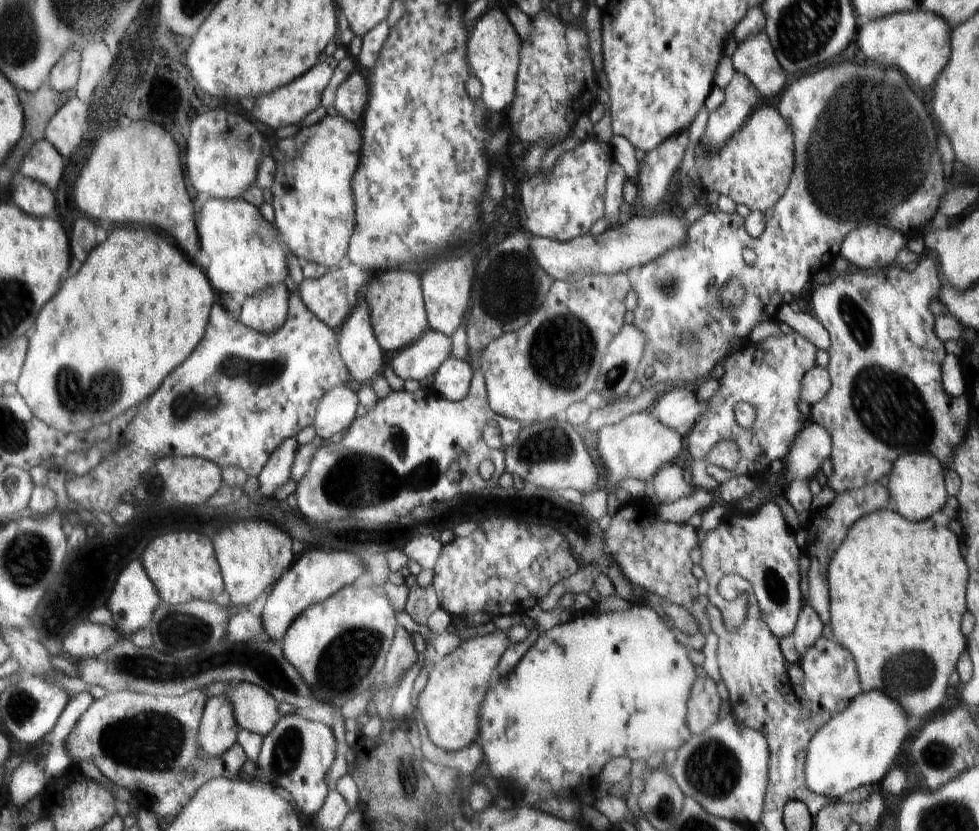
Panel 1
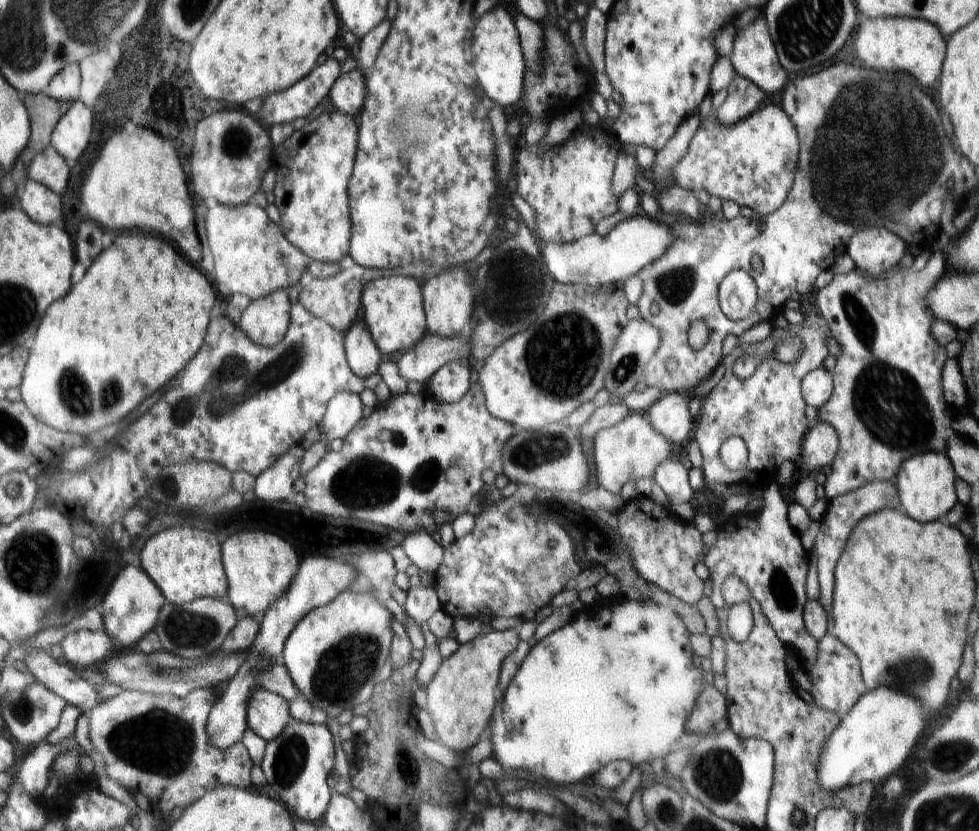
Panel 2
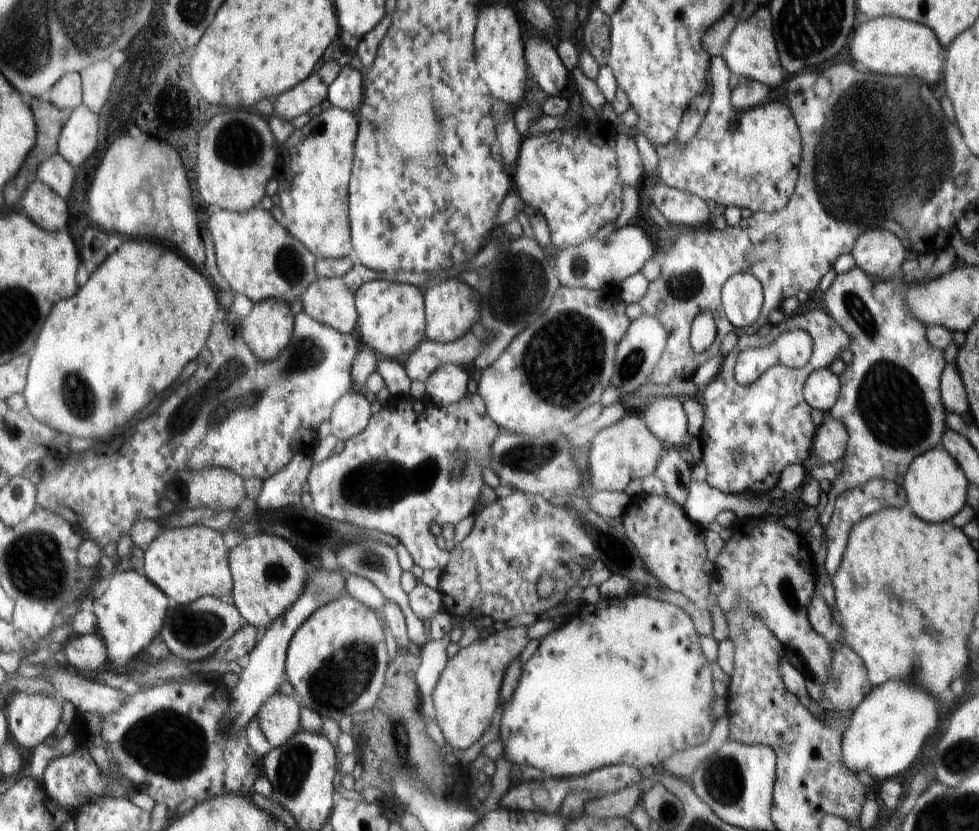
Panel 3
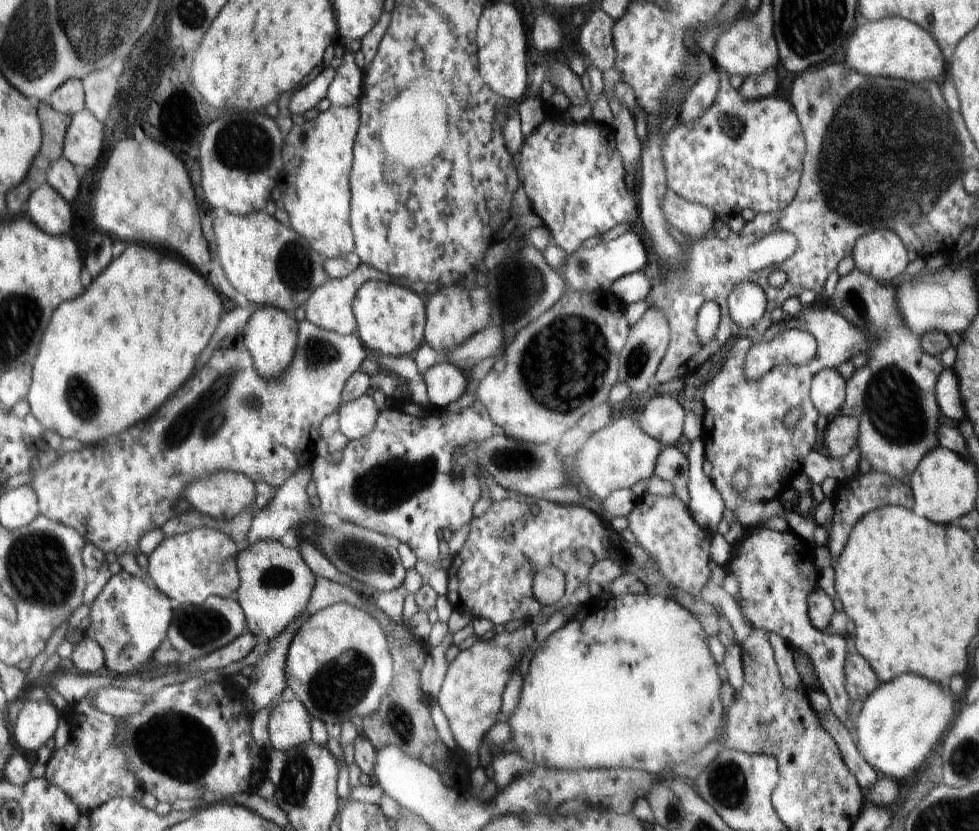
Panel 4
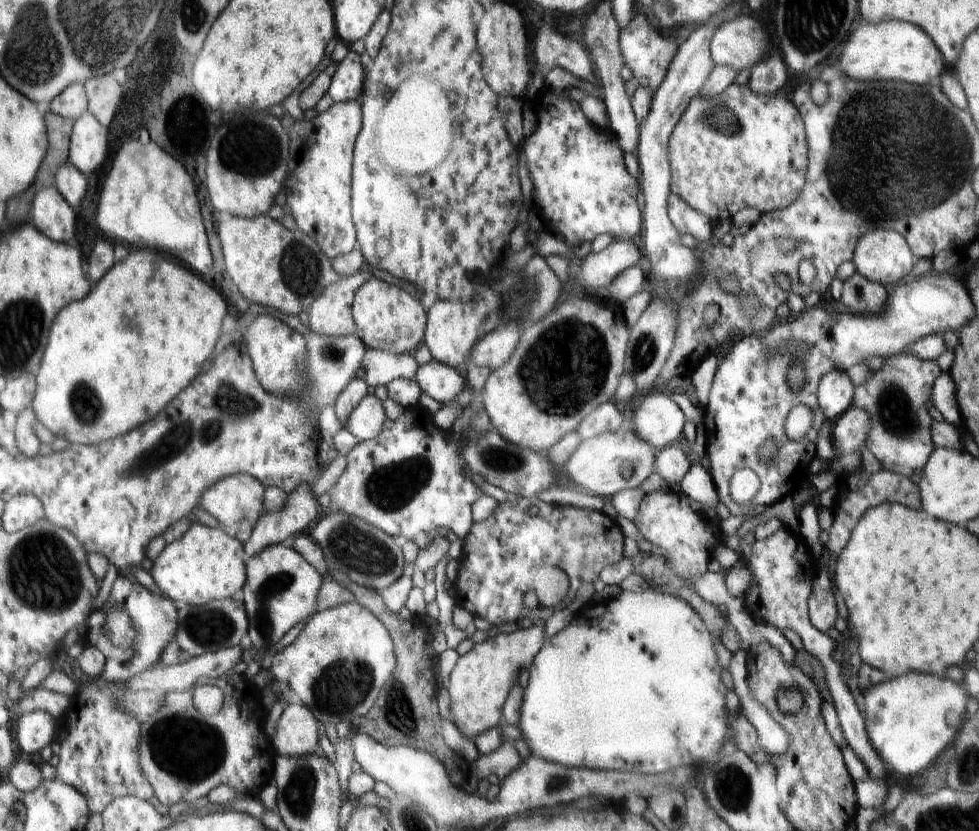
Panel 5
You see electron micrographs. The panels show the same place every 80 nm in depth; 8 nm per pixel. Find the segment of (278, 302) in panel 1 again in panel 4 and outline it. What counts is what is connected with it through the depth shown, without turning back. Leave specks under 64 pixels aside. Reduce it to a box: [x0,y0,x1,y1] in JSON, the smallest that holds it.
[242,307,299,381]

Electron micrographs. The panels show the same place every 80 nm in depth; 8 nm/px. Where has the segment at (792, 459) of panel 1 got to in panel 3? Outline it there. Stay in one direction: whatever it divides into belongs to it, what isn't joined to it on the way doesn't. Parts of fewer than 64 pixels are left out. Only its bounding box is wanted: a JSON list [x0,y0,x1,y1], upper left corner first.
[812,414,848,463]

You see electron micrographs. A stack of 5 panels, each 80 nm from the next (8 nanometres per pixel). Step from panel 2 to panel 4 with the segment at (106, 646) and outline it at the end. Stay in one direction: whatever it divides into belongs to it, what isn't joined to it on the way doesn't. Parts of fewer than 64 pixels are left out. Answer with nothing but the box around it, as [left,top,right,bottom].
[72,635,105,675]

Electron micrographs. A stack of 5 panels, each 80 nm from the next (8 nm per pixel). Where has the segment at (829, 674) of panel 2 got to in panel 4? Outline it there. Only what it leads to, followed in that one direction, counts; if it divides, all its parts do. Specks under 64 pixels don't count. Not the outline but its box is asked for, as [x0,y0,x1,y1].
[844,654,882,702]

